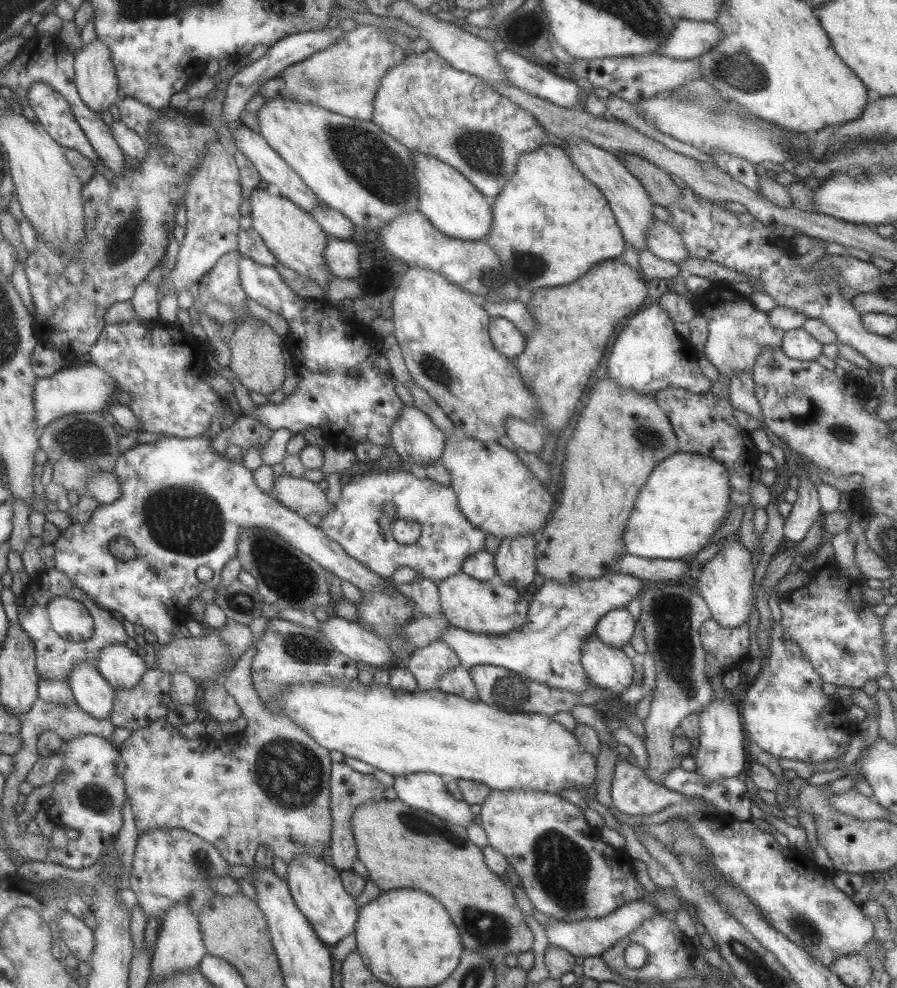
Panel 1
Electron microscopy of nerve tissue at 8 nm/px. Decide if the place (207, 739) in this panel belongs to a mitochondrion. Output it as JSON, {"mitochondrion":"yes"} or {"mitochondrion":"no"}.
{"mitochondrion":"no"}

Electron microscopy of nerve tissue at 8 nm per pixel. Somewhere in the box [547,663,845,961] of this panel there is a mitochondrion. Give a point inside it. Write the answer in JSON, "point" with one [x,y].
{"point":[809,930]}

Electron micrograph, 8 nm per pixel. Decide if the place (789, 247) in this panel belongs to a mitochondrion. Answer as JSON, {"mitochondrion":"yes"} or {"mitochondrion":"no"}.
{"mitochondrion":"no"}

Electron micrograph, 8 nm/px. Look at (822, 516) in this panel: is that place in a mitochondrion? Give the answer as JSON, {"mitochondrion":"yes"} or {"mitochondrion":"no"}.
{"mitochondrion":"no"}

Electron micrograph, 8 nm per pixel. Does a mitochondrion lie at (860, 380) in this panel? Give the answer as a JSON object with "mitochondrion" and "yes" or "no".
{"mitochondrion":"no"}

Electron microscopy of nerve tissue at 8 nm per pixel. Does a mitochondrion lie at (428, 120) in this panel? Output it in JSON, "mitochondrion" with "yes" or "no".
{"mitochondrion":"no"}

